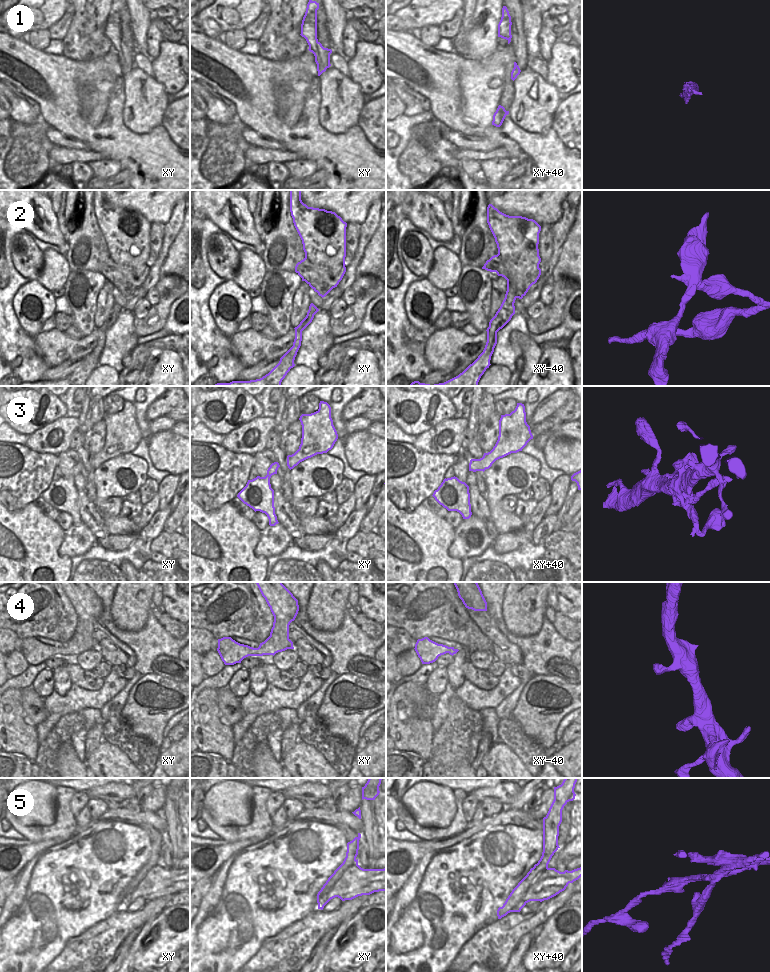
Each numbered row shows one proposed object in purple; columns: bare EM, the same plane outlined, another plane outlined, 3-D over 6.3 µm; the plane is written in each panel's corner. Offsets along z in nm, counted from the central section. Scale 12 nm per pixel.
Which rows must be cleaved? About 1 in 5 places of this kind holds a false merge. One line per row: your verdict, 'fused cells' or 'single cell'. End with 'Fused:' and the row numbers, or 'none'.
1: single cell
2: fused cells
3: single cell
4: single cell
5: fused cells
Fused: 2, 5

